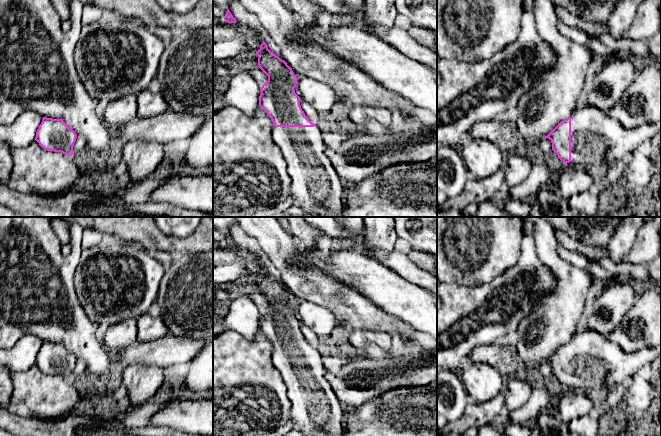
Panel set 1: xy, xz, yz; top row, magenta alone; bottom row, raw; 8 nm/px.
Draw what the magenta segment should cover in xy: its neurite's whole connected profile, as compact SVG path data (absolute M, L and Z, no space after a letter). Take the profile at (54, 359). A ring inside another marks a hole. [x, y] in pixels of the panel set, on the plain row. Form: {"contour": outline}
{"contour": "M43 341L35 364L47 375L61 376L72 380L76 362L77 358L62 343Z"}

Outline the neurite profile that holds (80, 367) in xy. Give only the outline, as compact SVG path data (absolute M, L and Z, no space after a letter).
M78 359L73 370L73 378L82 374L86 370L86 362L84 360Z

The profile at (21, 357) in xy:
M25 334L10 349L0 350L0 364L9 372L24 372L35 365L36 356L43 341L33 335Z

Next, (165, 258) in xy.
M157 251L155 259L158 260L165 268L168 268L176 255L167 251Z

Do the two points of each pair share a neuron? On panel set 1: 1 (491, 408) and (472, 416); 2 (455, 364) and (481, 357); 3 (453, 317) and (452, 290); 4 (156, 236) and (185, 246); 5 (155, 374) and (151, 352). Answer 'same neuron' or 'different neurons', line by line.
1: same neuron
2: different neurons
3: same neuron
4: same neuron
5: different neurons

